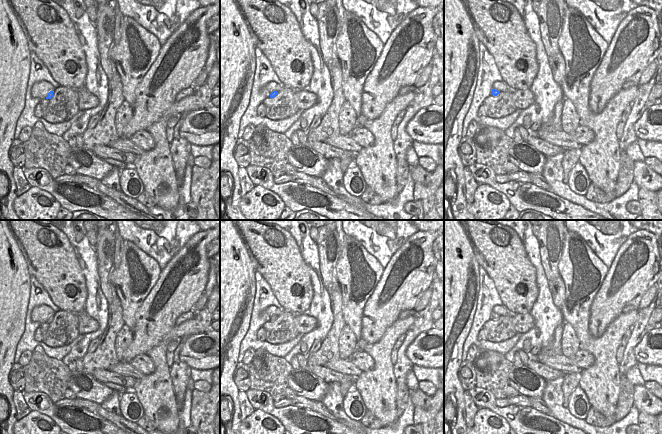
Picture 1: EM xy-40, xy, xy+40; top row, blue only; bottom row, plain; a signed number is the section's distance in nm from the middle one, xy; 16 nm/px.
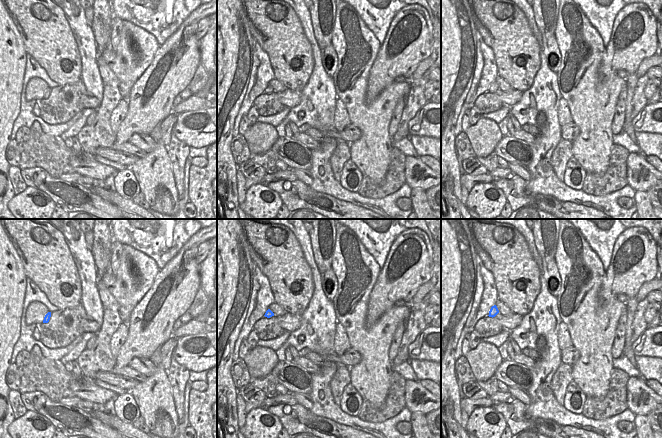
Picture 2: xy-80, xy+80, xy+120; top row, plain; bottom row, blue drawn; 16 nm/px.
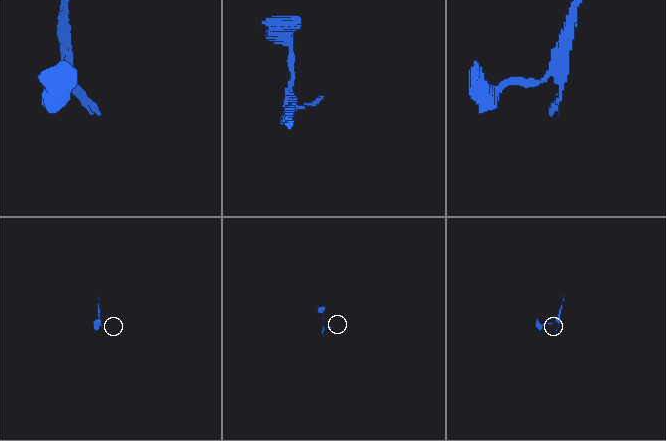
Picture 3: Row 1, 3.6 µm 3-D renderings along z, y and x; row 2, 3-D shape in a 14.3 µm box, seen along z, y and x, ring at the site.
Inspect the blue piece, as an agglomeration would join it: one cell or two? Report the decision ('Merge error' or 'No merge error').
No merge error

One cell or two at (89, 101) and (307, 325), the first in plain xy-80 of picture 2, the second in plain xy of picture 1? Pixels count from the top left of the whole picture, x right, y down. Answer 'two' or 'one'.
one

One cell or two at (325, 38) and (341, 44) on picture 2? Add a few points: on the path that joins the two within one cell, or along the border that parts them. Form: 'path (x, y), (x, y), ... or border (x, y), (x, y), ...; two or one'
border (335, 17), (330, 43); two

